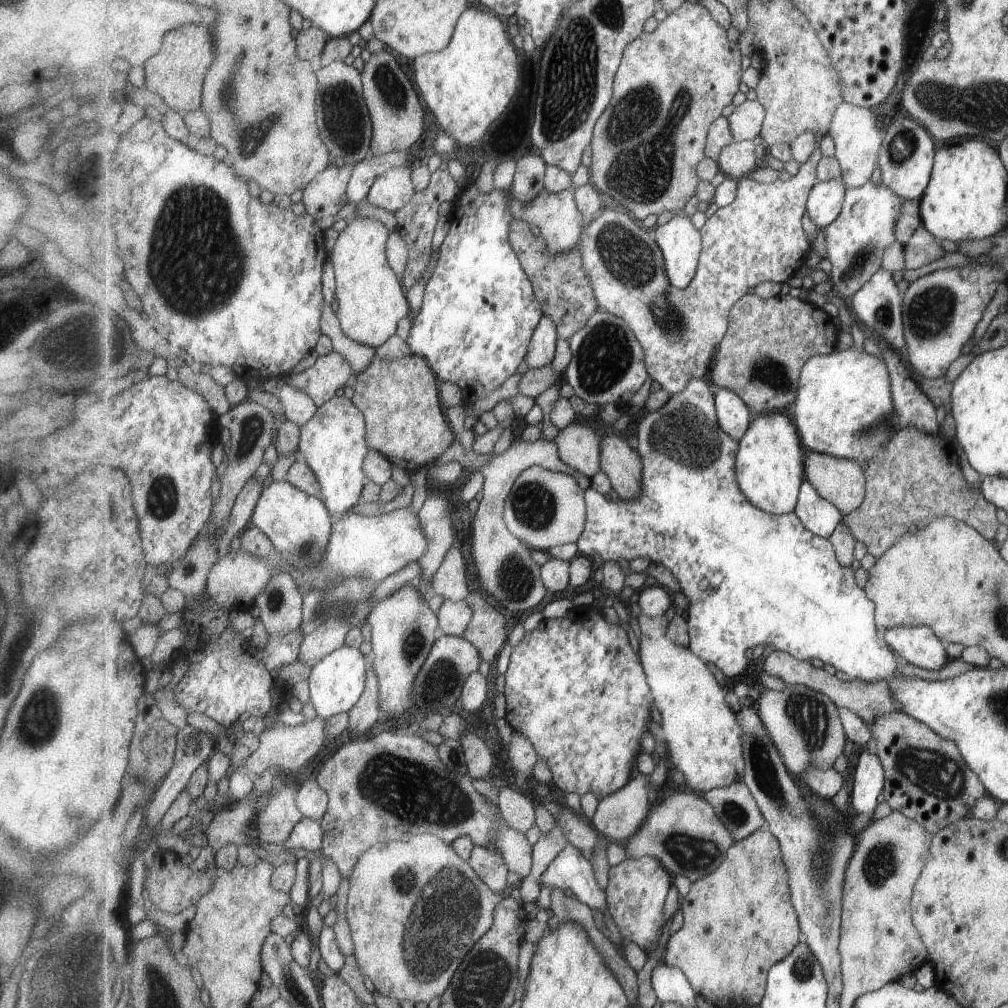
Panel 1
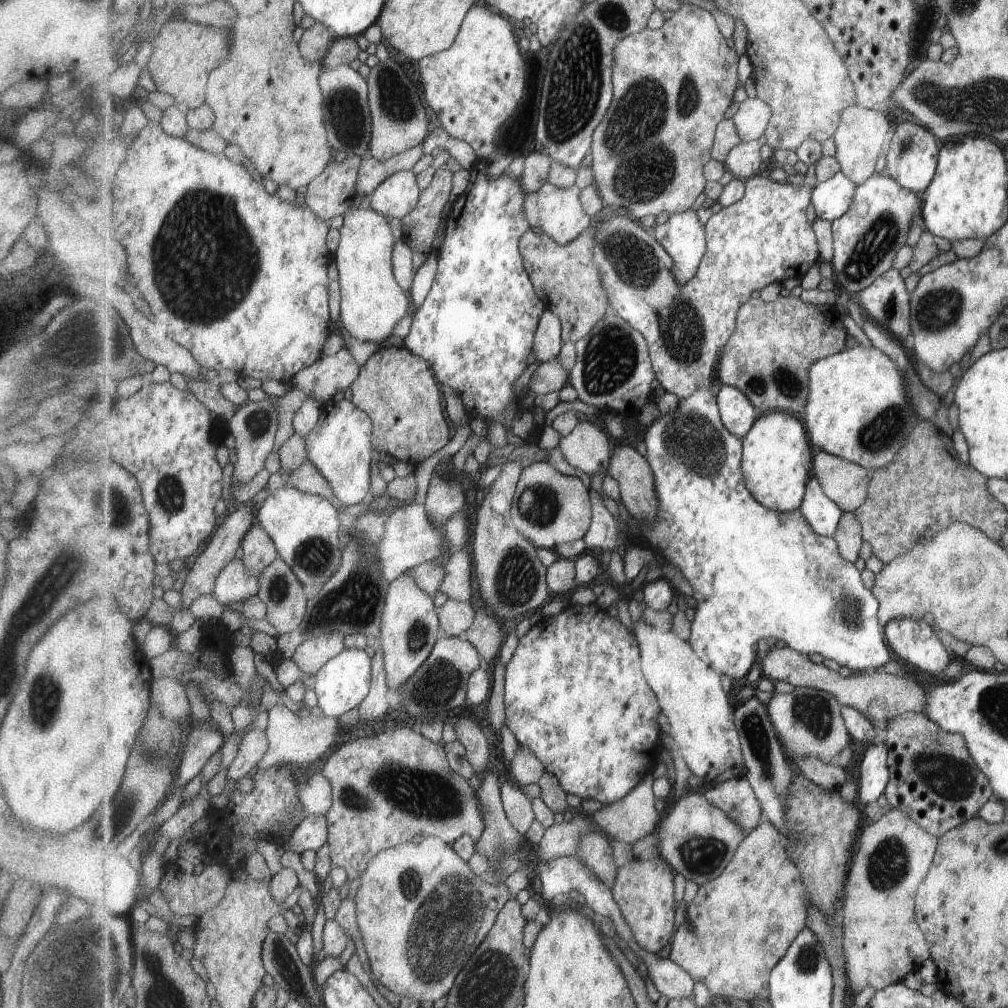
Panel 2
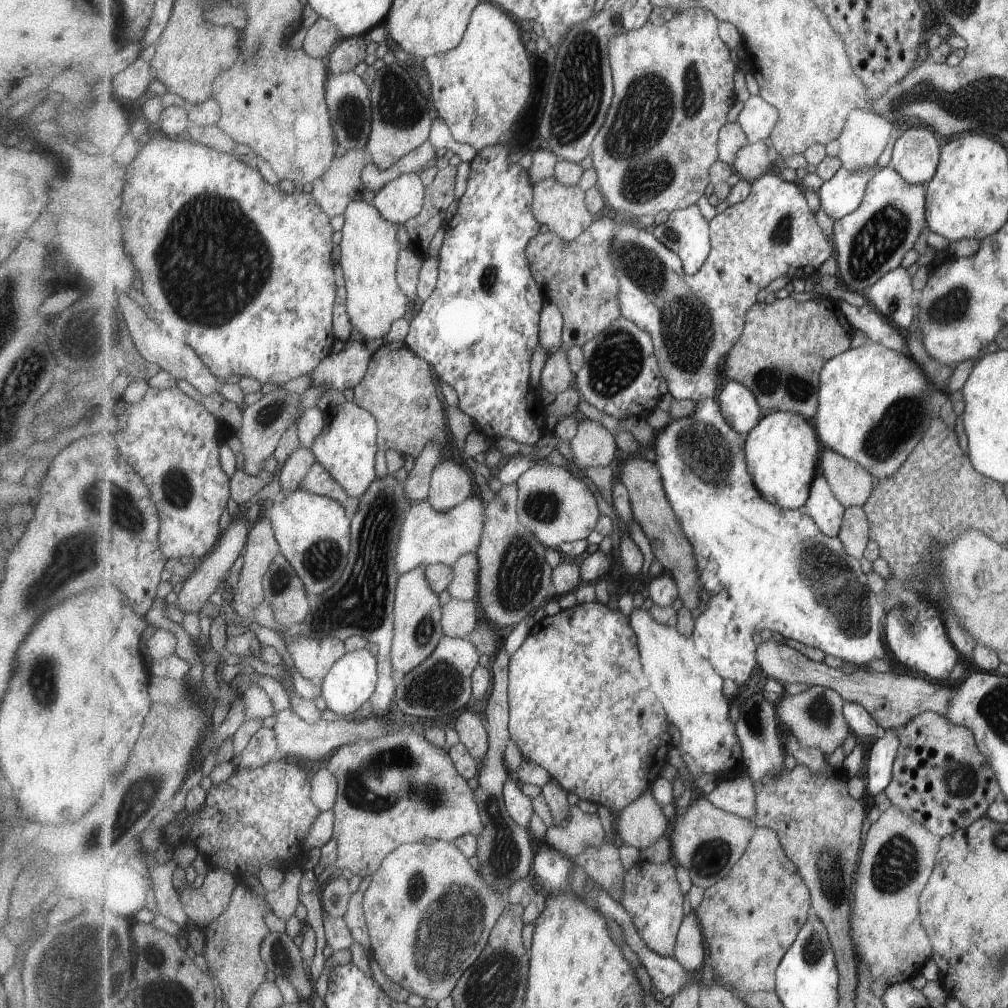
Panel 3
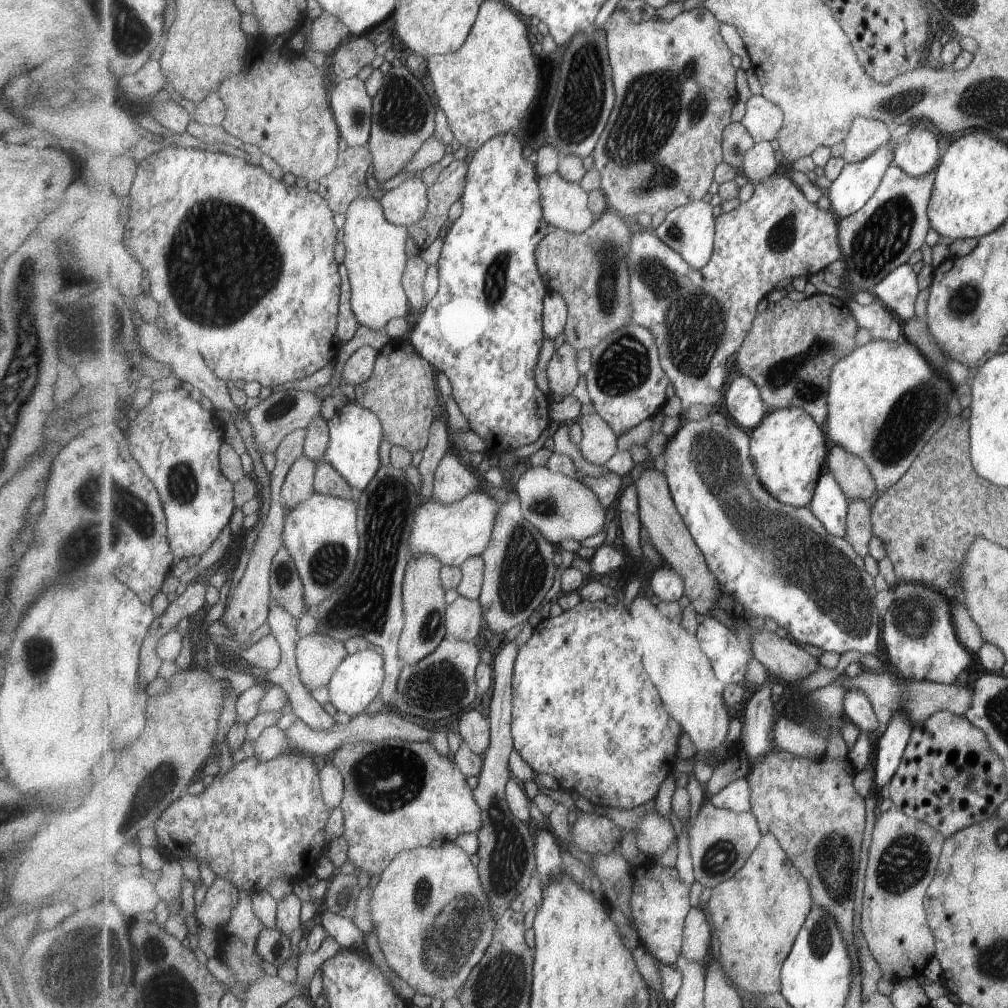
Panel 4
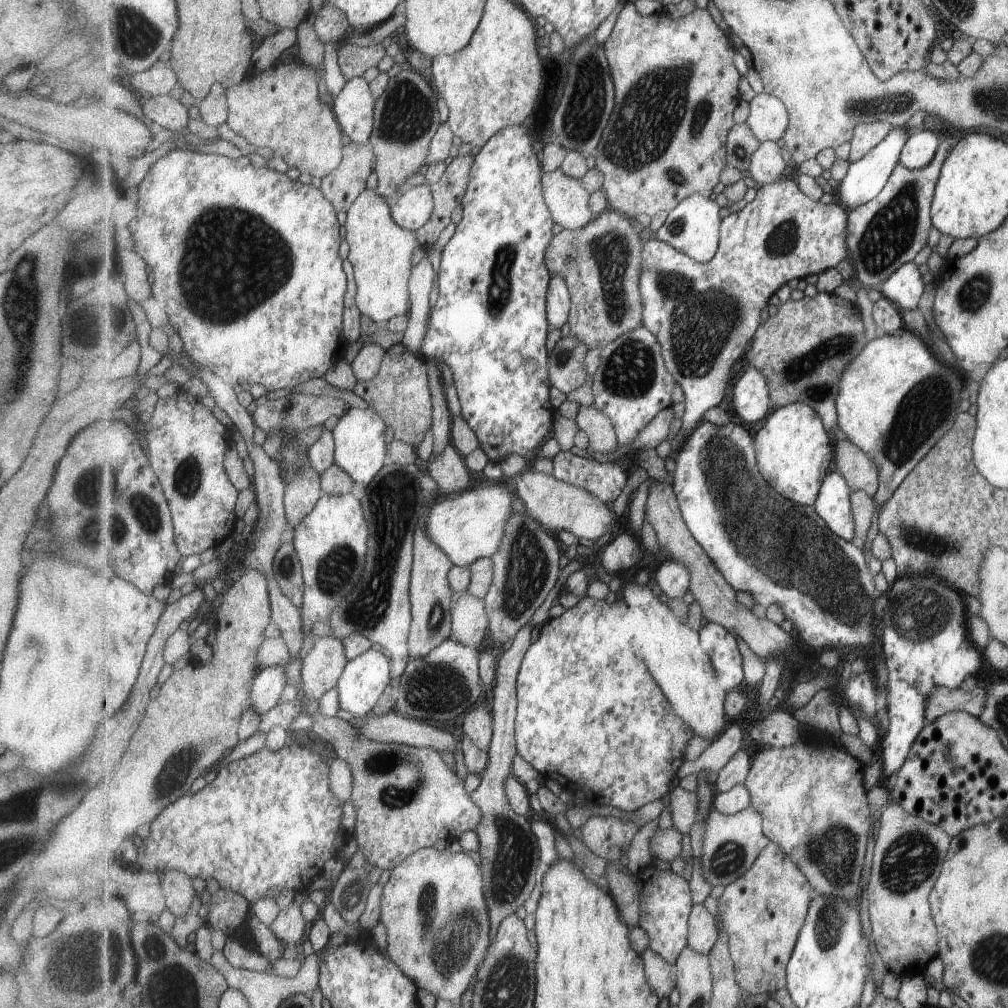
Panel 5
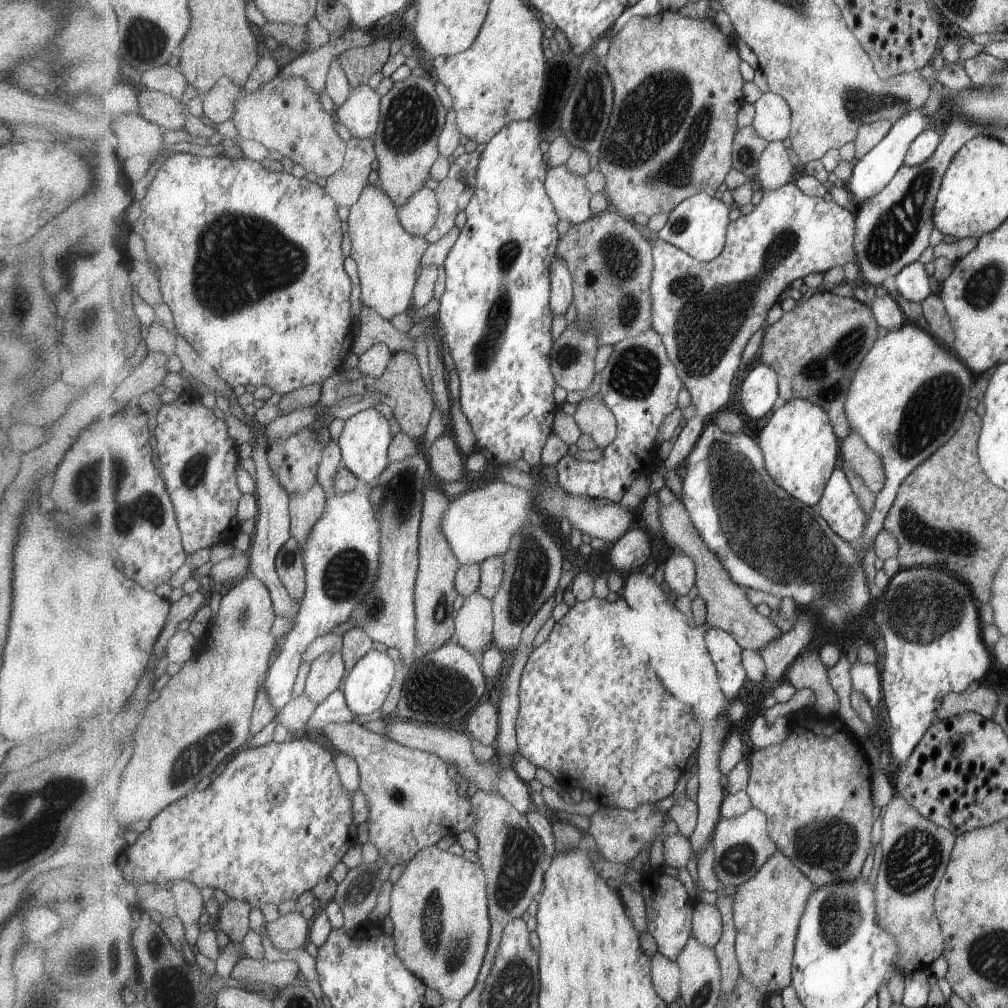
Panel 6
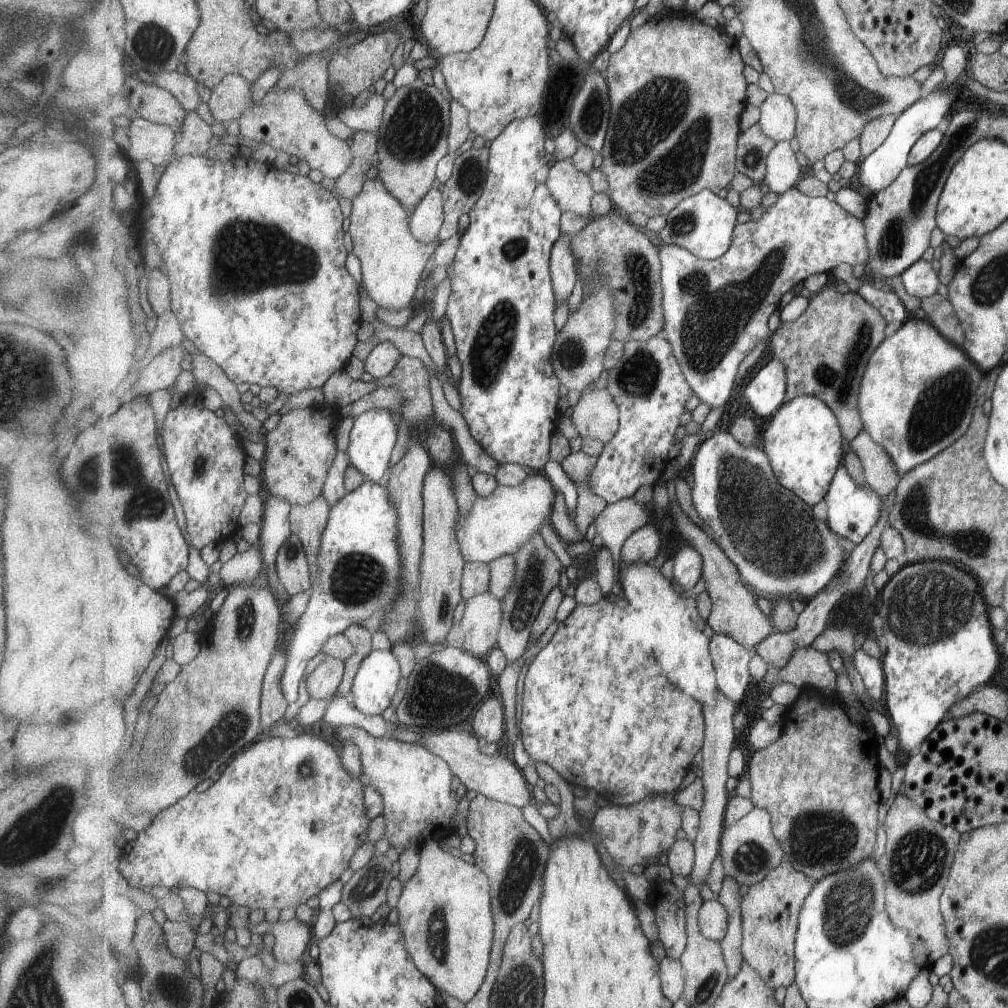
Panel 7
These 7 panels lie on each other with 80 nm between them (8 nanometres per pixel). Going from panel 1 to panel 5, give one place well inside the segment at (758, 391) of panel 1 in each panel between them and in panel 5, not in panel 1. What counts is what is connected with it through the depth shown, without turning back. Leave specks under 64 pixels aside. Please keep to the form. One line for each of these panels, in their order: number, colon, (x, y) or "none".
2: (768, 358)
3: (779, 357)
4: (790, 353)
5: (804, 350)

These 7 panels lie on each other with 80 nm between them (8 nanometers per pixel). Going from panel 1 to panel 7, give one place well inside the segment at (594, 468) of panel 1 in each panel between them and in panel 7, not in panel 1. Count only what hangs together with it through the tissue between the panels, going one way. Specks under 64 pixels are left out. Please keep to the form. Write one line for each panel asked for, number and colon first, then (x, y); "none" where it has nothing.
2: (588, 448)
3: (594, 445)
4: (599, 444)
5: (603, 439)
6: (593, 417)
7: (596, 415)

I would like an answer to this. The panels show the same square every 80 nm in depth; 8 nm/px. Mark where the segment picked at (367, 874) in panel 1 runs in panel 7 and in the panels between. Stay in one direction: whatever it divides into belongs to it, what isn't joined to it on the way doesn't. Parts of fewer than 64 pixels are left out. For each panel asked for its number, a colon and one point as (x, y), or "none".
2: (418, 963)
3: (463, 910)
4: (439, 891)
5: (421, 903)
6: (439, 907)
7: (446, 914)

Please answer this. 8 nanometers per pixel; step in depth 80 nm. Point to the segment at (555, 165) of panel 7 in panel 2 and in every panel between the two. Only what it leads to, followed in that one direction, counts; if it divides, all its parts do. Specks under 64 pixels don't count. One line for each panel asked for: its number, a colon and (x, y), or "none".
2: (559, 213)
3: (563, 209)
4: (566, 204)
5: (569, 202)
6: (570, 195)

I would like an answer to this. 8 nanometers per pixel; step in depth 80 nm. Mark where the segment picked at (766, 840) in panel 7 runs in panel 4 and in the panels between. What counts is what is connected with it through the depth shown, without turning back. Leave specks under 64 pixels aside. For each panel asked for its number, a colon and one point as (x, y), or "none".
4: (720, 842)
5: (732, 843)
6: (742, 845)

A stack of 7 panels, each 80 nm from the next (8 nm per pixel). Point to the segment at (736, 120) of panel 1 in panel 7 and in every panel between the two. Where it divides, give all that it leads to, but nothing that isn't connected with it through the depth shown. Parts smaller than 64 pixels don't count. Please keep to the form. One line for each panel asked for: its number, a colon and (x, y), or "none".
2: (752, 118)
3: (758, 118)
4: (764, 119)
5: (769, 118)
6: (773, 120)
7: (779, 115)

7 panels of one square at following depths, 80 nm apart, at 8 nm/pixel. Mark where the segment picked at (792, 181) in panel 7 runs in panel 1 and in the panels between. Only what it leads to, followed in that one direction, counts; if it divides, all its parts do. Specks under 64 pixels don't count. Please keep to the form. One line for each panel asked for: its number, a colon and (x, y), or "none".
1: (738, 160)
2: (744, 161)
3: (752, 162)
4: (760, 163)
5: (768, 164)
6: (775, 167)

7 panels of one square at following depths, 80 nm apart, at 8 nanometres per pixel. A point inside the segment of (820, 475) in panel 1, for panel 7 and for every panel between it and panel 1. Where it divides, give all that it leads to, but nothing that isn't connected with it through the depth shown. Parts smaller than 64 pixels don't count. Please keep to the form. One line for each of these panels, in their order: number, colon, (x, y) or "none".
2: (845, 482)
3: (852, 484)
4: (853, 475)
5: (861, 473)
6: (867, 463)
7: (880, 468)

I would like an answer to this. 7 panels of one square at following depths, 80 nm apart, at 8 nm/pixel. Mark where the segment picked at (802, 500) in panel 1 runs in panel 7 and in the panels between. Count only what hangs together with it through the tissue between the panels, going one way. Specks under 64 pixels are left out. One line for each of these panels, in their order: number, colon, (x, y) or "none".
2: (823, 514)
3: (823, 506)
4: (831, 505)
5: (834, 504)
6: (840, 507)
7: (853, 510)

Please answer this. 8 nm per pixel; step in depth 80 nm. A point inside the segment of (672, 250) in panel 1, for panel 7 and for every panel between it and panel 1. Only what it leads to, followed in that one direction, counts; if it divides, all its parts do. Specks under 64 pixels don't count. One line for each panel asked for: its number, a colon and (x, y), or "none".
2: (683, 236)
3: (686, 233)
4: (690, 229)
5: (693, 227)
6: (698, 226)
7: (704, 224)

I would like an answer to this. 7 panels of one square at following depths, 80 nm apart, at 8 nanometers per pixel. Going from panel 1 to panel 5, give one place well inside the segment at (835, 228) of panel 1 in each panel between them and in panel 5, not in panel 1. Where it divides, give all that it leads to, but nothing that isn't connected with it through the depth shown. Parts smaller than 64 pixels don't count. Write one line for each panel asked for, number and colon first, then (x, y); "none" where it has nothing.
2: (866, 239)
3: (869, 243)
4: (880, 238)
5: (884, 234)

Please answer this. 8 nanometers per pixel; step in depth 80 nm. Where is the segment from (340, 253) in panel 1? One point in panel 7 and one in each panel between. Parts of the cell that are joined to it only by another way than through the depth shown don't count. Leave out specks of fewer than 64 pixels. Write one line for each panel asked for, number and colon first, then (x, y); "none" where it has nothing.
2: (372, 303)
3: (370, 249)
4: (376, 258)
5: (380, 253)
6: (388, 256)
7: (393, 260)

